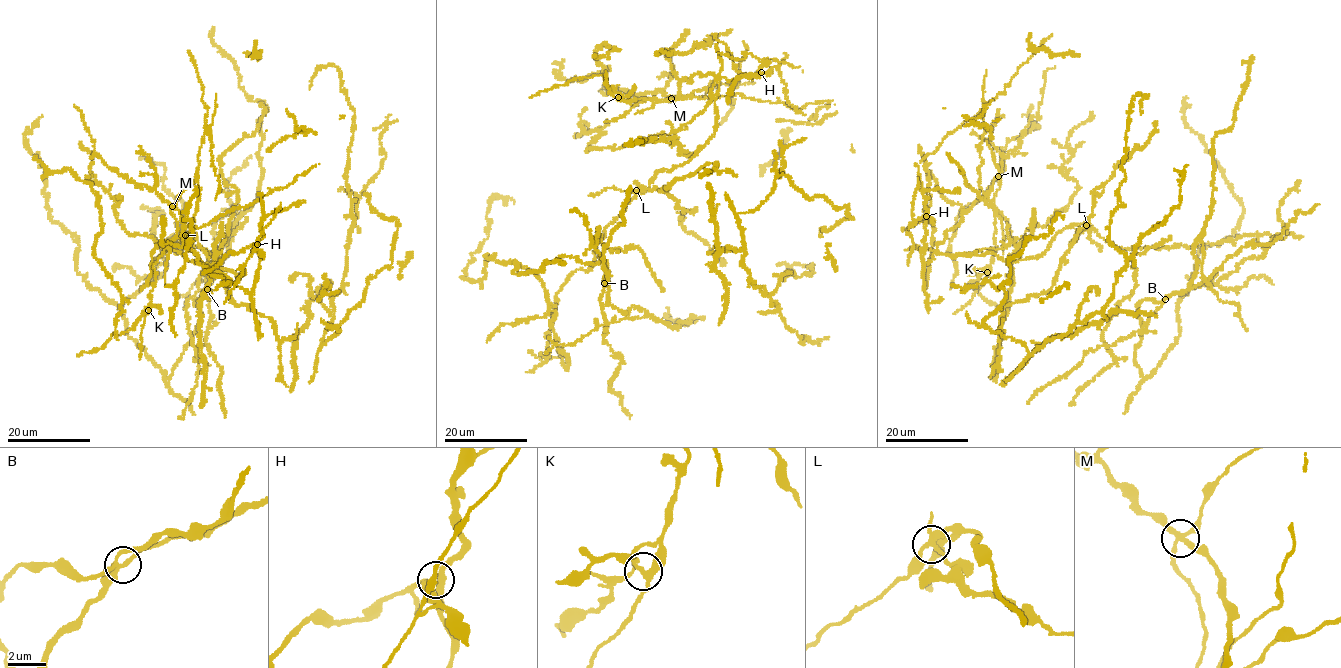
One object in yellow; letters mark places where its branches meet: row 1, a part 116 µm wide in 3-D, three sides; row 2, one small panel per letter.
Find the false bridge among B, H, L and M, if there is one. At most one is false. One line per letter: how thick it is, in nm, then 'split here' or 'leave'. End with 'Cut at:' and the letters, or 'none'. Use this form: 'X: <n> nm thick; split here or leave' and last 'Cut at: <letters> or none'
B: 280 nm thick; leave
H: 240 nm thick; leave
L: 280 nm thick; leave
M: 240 nm thick; split here
Cut at: M

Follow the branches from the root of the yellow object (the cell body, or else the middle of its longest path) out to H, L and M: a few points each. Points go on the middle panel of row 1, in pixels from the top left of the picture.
H: (592, 263), (604, 229), (649, 188), (658, 171), (687, 162), (713, 135), (719, 78), (761, 72)
L: (592, 263), (604, 229), (622, 212), (636, 190)
M: (592, 263), (604, 229), (658, 171), (687, 162), (713, 135), (713, 75), (681, 80), (680, 94), (671, 98)

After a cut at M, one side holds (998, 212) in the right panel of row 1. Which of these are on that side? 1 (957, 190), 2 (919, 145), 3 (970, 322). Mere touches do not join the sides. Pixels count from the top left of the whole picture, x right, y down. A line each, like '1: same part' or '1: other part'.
1: other part
2: other part
3: other part

